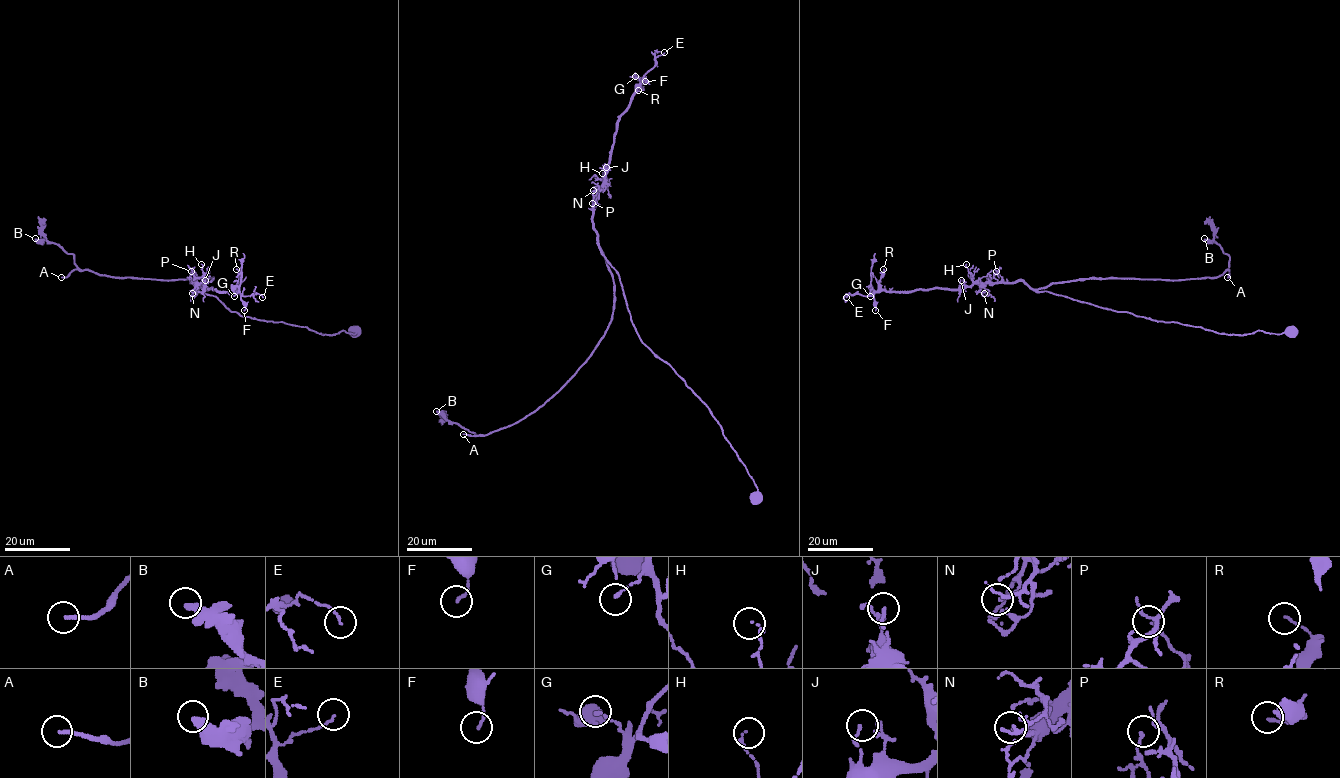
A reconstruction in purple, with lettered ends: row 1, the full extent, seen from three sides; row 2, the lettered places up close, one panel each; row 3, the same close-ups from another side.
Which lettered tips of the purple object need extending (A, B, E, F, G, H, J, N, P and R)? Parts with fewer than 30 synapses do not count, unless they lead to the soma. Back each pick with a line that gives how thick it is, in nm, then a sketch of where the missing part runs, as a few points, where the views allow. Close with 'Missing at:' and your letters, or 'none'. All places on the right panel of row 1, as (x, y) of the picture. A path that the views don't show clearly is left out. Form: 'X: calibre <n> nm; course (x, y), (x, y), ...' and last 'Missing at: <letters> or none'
A: calibre 180 nm; course (1227, 277), (1225, 280), (1214, 261), (1212, 241)
Missing at: A

